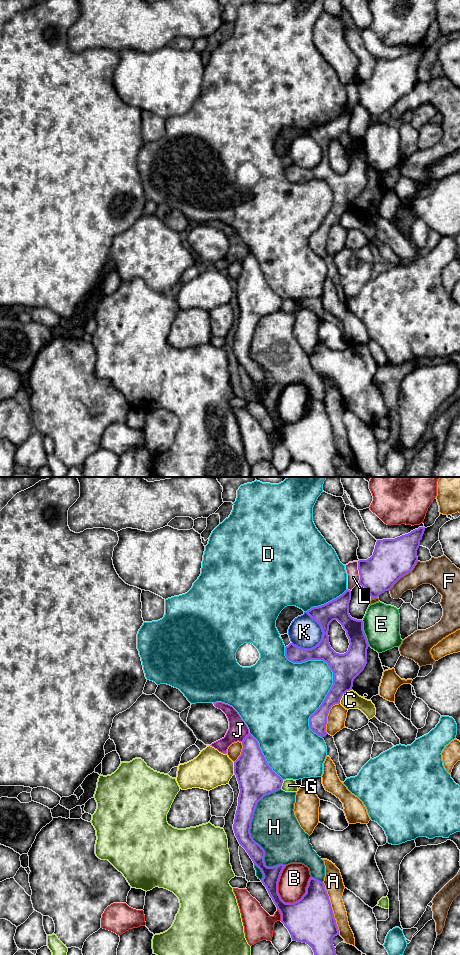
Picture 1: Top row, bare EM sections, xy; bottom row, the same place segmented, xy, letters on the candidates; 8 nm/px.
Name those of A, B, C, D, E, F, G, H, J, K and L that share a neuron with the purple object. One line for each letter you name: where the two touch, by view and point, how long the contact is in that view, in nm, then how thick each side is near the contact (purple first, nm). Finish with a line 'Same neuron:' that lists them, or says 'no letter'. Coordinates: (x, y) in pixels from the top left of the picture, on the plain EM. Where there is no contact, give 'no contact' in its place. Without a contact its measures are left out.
Same neuron: no letter

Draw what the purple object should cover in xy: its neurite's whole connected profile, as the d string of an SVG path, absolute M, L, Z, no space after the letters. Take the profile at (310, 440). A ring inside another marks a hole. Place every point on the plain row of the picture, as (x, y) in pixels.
M249 253L242 261L241 275L234 282L234 294L239 304L238 326L235 334L233 350L239 364L246 370L254 385L262 392L261 402L281 434L281 442L288 449L293 461L308 464L315 477L337 477L333 458L339 455L333 430L323 402L310 397L306 413L294 423L285 423L278 413L278 402L286 385L279 384L267 387L264 382L265 371L251 357L250 349L257 323L266 315L281 309L283 299L268 285L258 261Z

